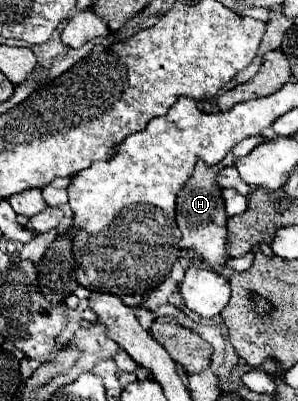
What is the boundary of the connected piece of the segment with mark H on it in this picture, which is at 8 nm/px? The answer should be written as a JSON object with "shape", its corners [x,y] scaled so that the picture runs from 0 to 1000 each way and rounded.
{"shape":[[[883,337],[862,342],[836,342],[822,352],[809,352],[748,401],[735,401],[728,411],[701,416],[688,411],[674,397],[654,406],[654,426],[648,436],[628,446],[628,456],[614,461],[614,471],[601,471],[594,486],[594,566],[607,571],[614,591],[601,601],[607,621],[654,621],[668,631],[674,646],[688,646],[701,656],[701,666],[715,671],[742,671],[755,666],[755,651],[768,646],[755,636],[755,616],[762,616],[762,531],[755,531],[755,511],[748,511],[748,491],[742,491],[742,466],[728,461],[728,436],[748,416],[782,411],[809,387],[829,387],[856,362],[869,362],[876,352],[889,352]]]}

